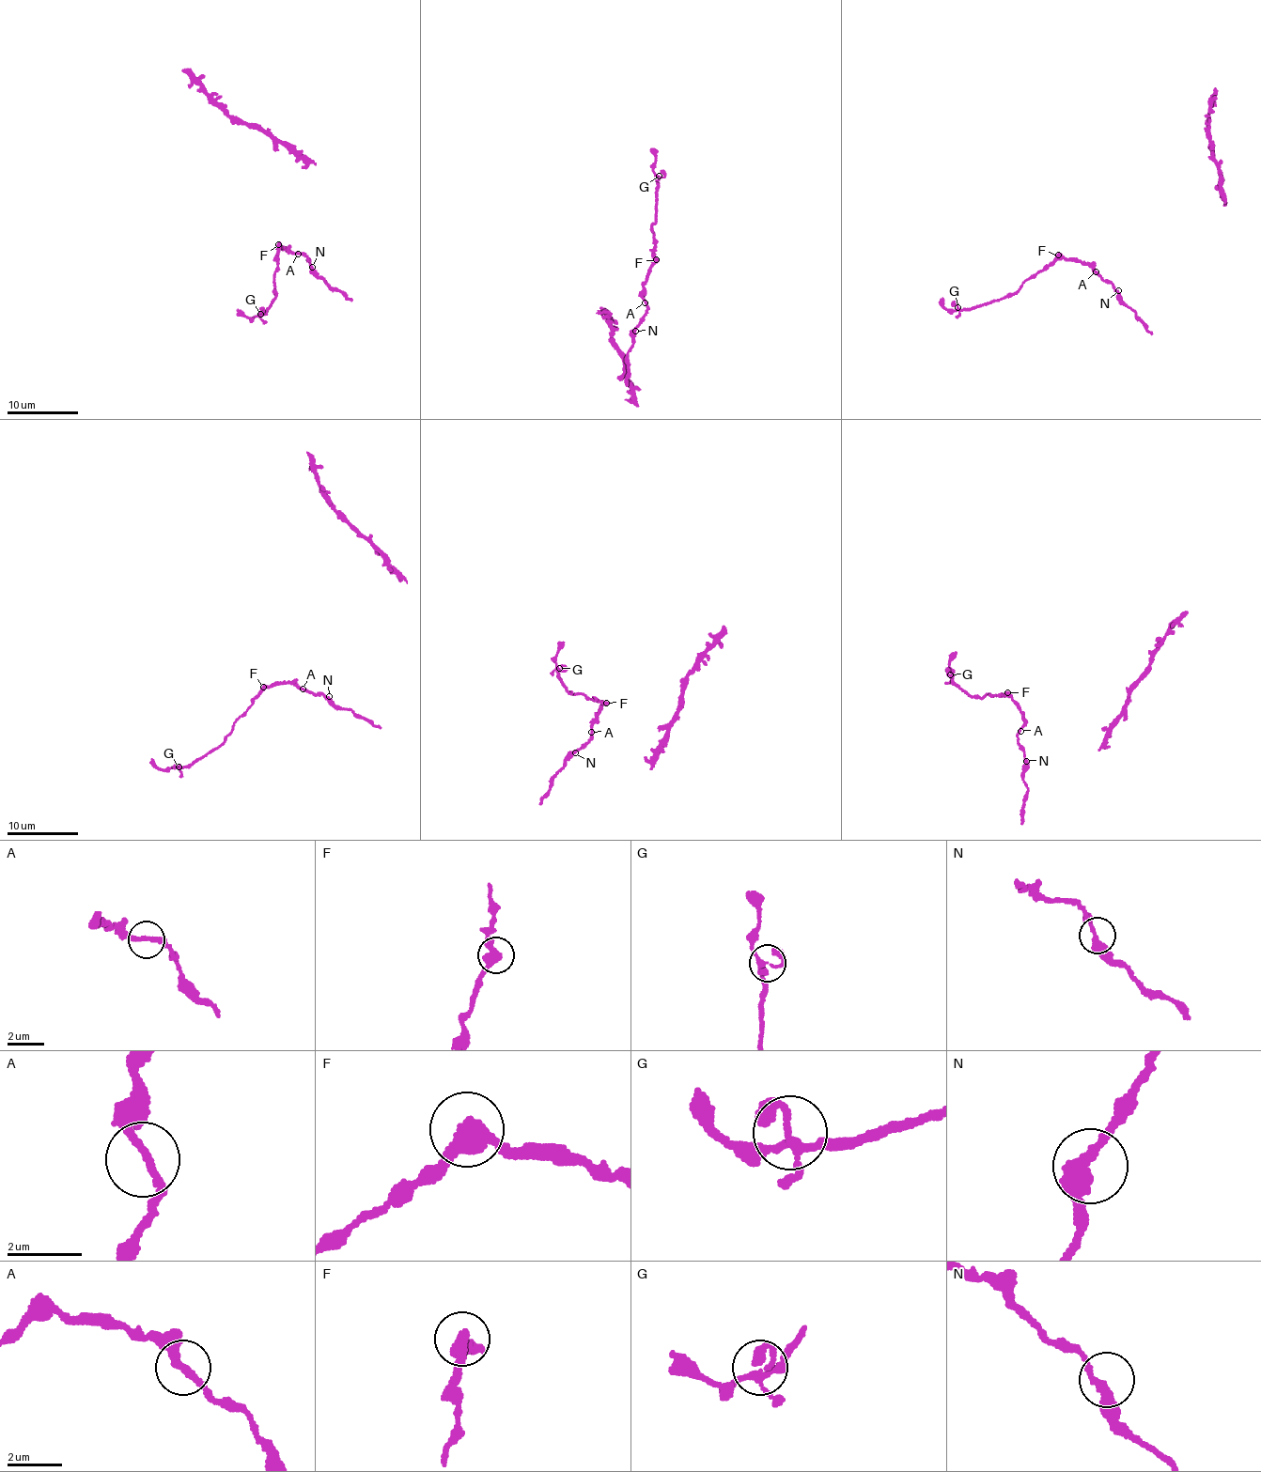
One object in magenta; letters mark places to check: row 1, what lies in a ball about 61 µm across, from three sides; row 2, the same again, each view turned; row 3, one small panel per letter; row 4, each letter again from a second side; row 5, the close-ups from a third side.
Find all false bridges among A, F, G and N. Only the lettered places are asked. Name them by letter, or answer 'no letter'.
no letter

